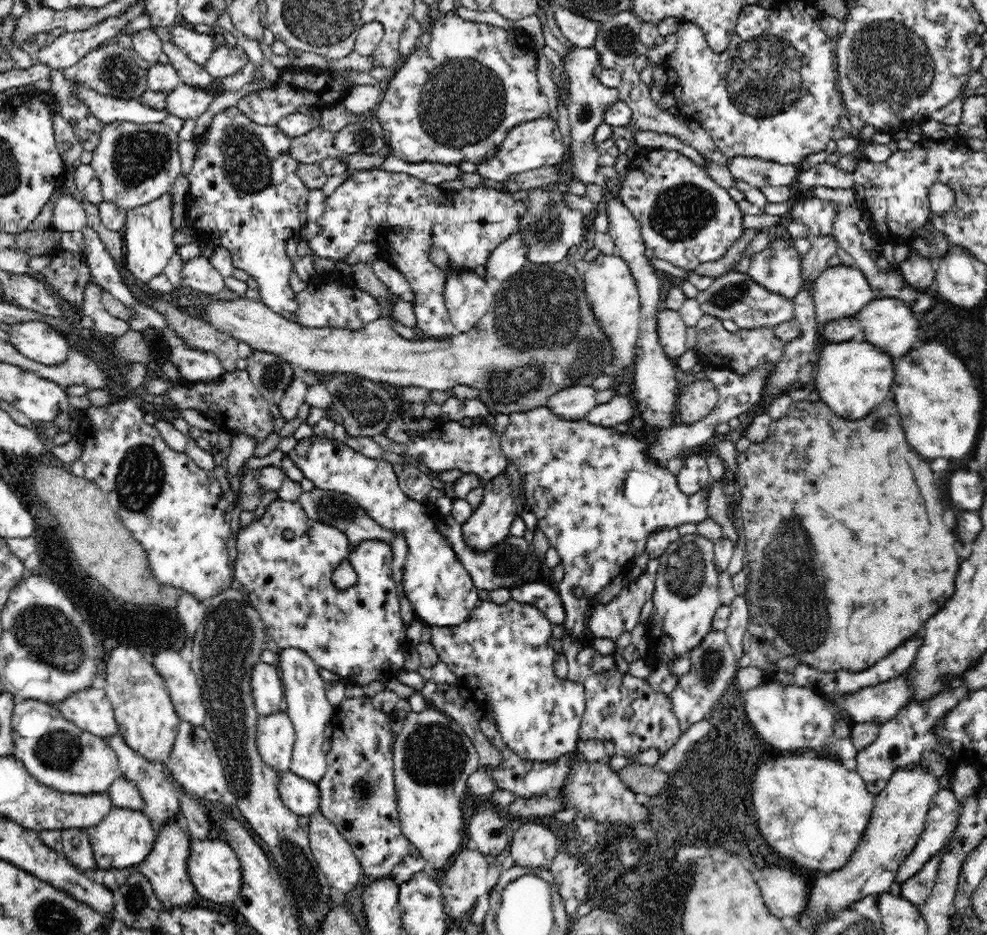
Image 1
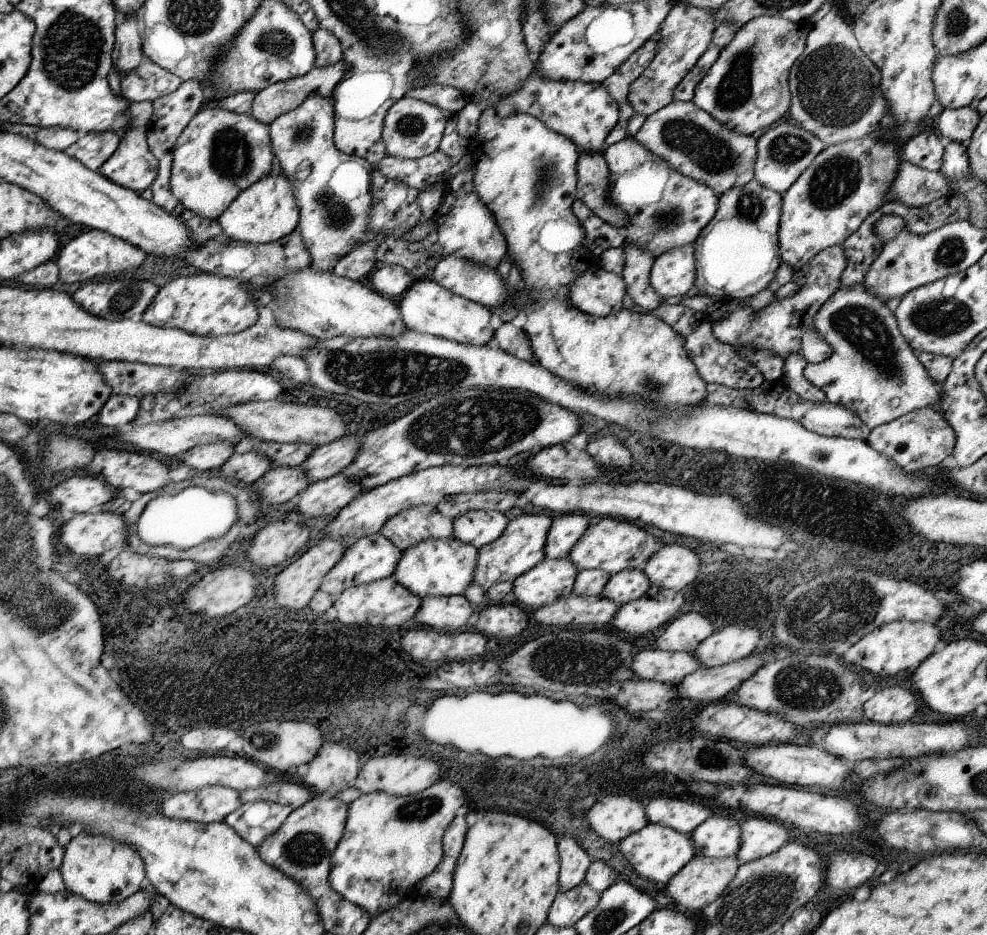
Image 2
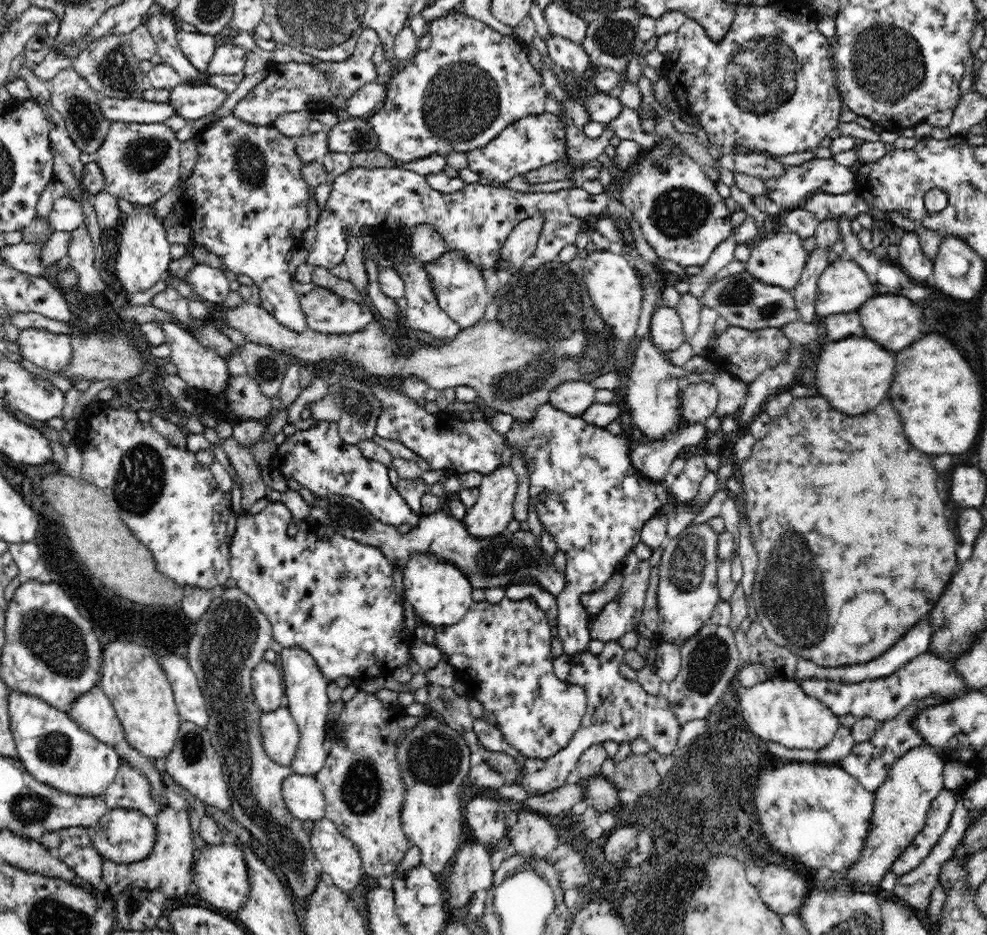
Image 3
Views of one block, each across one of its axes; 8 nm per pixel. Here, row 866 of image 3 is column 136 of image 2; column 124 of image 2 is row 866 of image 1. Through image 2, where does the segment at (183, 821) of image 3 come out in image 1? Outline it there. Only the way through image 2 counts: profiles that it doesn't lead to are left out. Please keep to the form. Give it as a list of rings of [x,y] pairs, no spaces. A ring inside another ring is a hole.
[[[174,820],[174,822],[168,822],[164,828],[160,828],[158,838],[156,838],[156,844],[154,844],[154,850],[150,852],[150,856],[148,856],[144,862],[140,862],[140,864],[134,866],[134,868],[106,870],[106,872],[102,872],[102,884],[104,884],[106,888],[110,888],[112,892],[116,892],[116,886],[126,884],[126,880],[130,878],[130,874],[132,874],[134,870],[138,870],[138,872],[142,872],[142,874],[150,880],[150,884],[152,884],[152,888],[154,888],[154,892],[156,892],[156,896],[158,896],[158,900],[162,902],[162,908],[164,908],[166,912],[172,912],[174,908],[188,910],[188,908],[192,906],[192,898],[198,894],[198,890],[196,890],[196,886],[192,884],[190,874],[188,874],[190,840],[192,840],[192,838],[182,832],[182,828],[180,828],[180,824],[178,824],[176,820]]]

